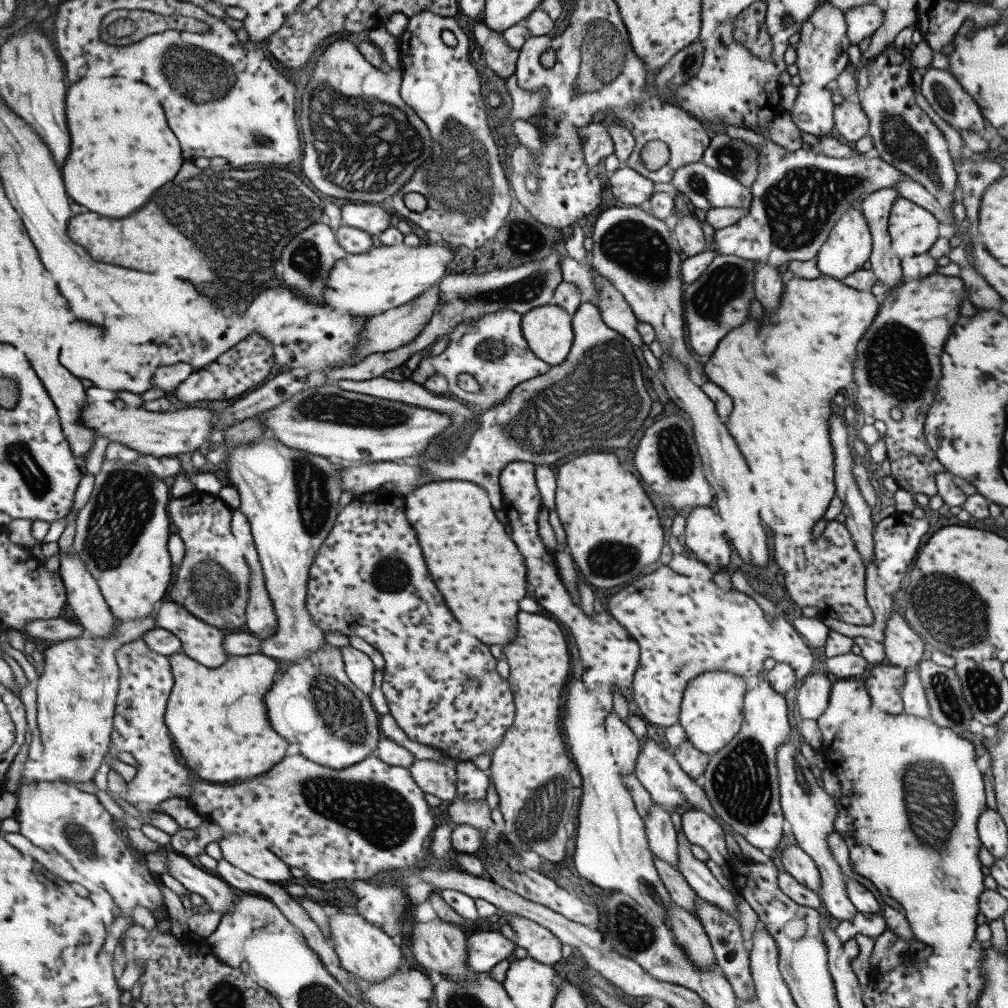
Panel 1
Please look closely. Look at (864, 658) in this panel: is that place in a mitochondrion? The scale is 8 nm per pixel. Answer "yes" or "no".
no

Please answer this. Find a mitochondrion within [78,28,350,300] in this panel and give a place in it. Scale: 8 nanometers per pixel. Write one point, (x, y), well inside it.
(197, 75)

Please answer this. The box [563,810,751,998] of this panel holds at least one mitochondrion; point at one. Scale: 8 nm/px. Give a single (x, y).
(633, 931)

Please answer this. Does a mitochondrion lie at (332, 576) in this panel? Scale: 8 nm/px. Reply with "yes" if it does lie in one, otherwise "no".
no

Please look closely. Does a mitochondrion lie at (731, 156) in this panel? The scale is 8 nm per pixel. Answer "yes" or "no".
yes

